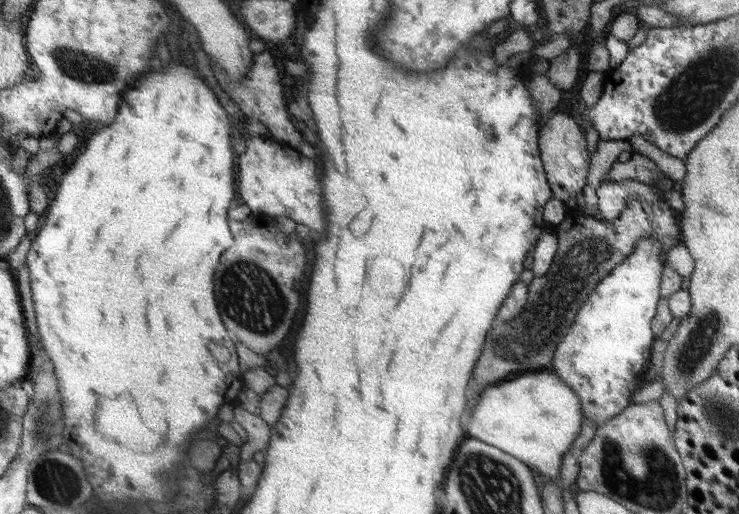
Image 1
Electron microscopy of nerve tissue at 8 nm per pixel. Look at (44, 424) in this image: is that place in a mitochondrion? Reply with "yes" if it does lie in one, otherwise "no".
yes

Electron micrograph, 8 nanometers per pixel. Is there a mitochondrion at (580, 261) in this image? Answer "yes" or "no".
yes

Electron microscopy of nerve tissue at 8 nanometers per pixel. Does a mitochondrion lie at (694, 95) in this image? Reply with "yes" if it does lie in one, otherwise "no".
yes

